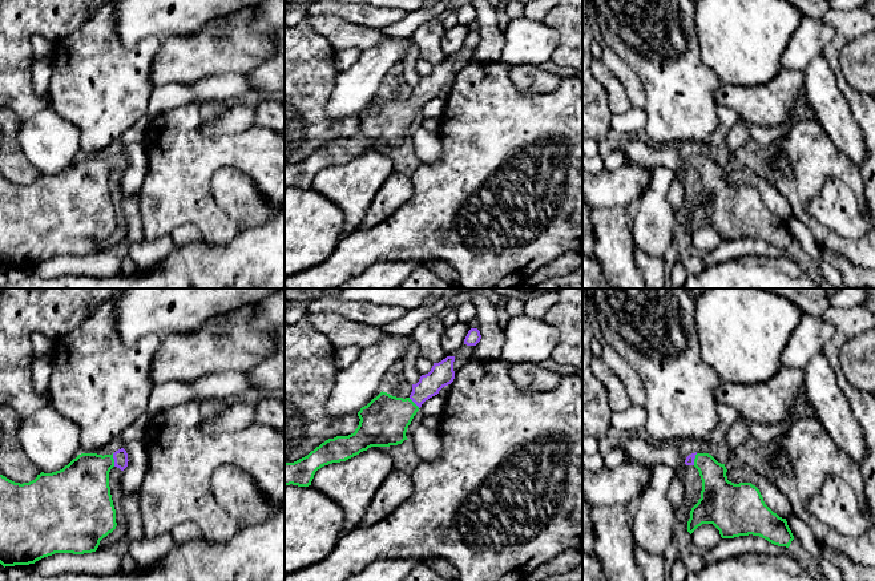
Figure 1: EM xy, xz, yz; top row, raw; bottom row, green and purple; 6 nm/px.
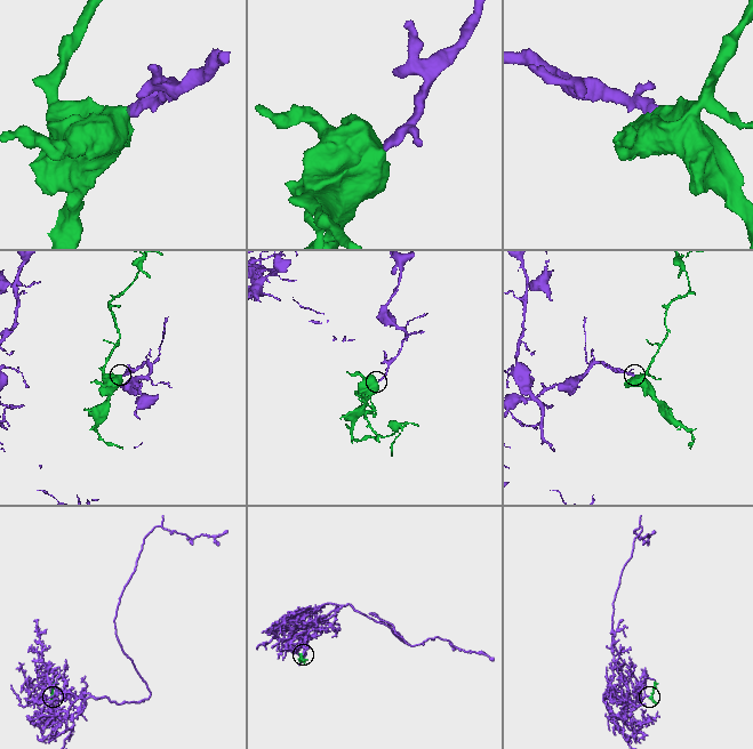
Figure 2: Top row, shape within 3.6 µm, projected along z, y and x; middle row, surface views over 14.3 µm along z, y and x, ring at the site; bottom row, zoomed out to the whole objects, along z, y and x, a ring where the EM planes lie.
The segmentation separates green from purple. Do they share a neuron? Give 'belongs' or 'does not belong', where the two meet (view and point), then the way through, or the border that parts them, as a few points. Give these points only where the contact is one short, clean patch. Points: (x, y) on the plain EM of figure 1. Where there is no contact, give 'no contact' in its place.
belongs; contact xy (113, 162); way xy (81, 189), (107, 164), (113, 162), (120, 158)

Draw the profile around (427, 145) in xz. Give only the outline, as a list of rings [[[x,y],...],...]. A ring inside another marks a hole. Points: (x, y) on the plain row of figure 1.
[[[419,128],[408,140],[420,164],[434,164],[441,157],[441,141],[438,132]]]

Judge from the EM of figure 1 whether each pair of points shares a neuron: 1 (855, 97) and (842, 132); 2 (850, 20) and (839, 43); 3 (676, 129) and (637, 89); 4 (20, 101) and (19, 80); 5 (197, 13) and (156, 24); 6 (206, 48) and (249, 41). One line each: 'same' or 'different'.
1: different
2: same
3: different
4: same
5: same
6: same

